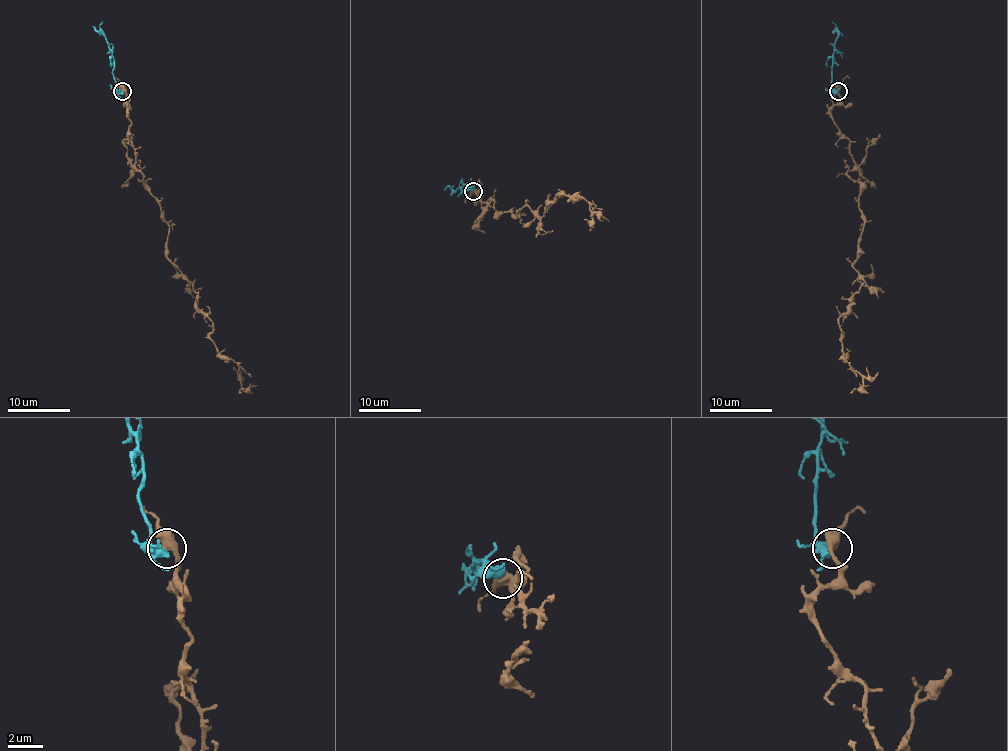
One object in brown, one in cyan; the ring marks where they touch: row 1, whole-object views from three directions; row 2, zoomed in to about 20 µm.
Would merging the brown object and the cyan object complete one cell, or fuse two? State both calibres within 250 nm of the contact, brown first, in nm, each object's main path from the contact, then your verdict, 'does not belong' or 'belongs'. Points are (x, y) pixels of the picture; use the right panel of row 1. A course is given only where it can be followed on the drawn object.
480 nm thick on the brown side, 360 nm on the other; brown runs (838, 90), (830, 117), (849, 141), (863, 221), (852, 266), (863, 284), (840, 320), (843, 358), (868, 384); cyan runs (838, 92), (832, 87), (833, 51), (838, 35), (833, 31), (836, 26); does not belong

